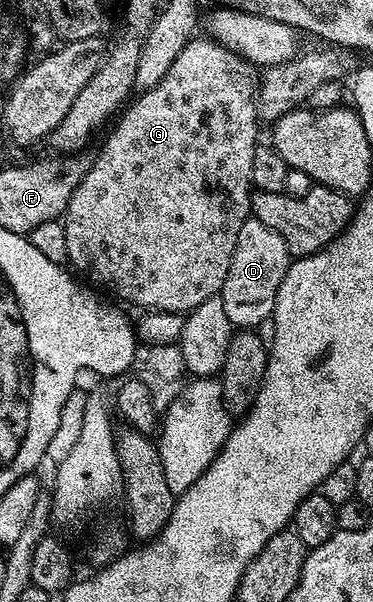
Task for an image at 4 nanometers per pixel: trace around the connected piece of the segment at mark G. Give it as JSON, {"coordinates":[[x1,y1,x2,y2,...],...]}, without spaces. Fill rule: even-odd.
{"coordinates":[[194,38,185,44,179,58,171,62,171,70,163,74,160,82,149,91,140,93,116,117,115,123,108,129,110,132,105,145,98,150,97,157,95,155,92,157,87,174,71,194,71,202,63,220,67,230,69,264,78,273,86,272,91,279,98,280,107,291,114,292,119,299,145,308,141,310,188,314,203,302,207,302,207,298,220,296,221,287,227,278,227,270,231,270,231,254,235,254,235,242,239,239,239,226,243,226,243,222,251,216,251,193,254,191,251,178,251,158,259,143,259,137,257,137,259,72,248,60,221,47,216,40,204,39]]}

